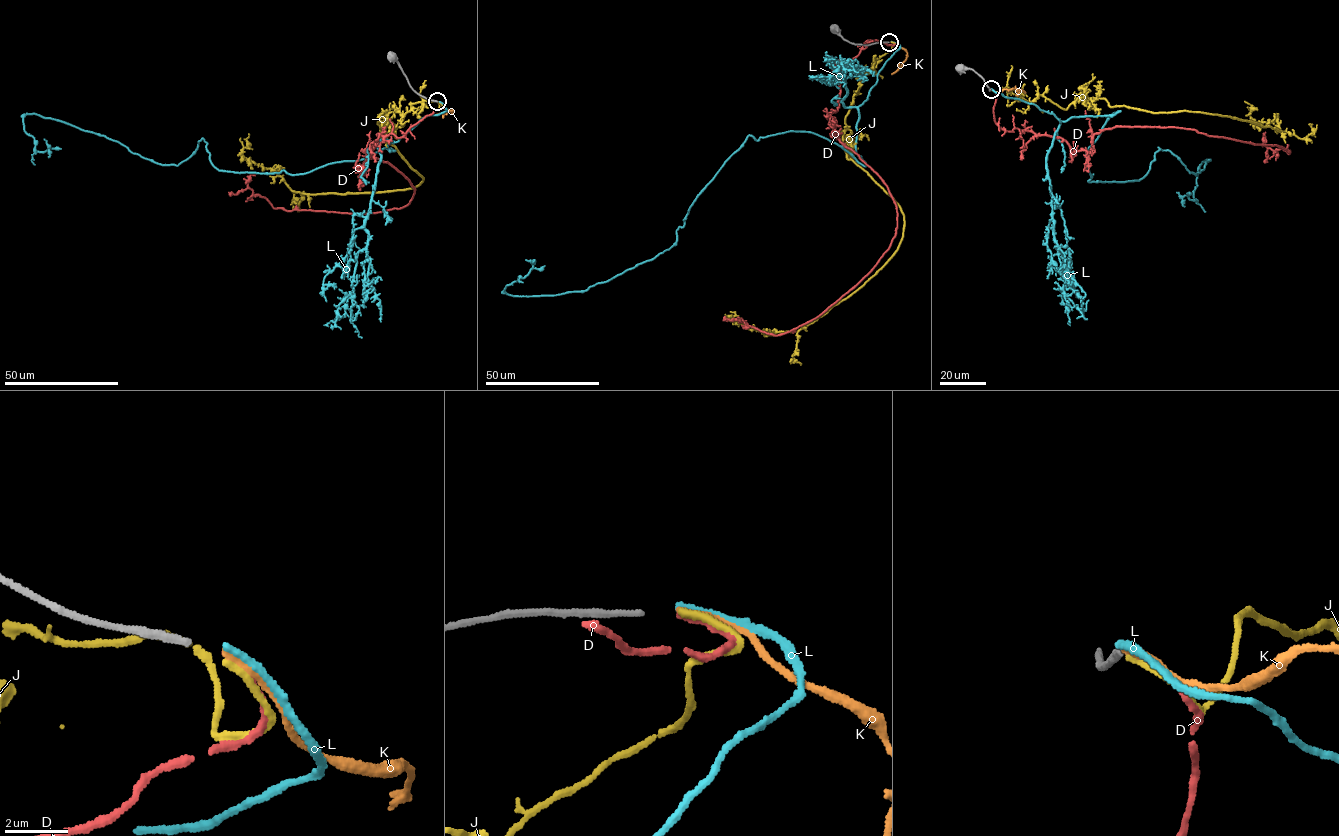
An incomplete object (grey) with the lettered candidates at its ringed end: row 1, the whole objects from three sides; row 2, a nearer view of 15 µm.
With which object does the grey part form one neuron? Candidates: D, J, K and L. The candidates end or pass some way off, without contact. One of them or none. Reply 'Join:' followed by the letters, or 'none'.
Join: K

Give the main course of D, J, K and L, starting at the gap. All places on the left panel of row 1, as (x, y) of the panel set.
D: (439, 102), (359, 167), (379, 159), (409, 181), (402, 208), (230, 196)
J: (439, 103), (378, 122), (423, 178), (413, 188), (293, 191), (244, 158), (249, 133)
K: (439, 101), (453, 111), (434, 115)
L: (439, 101), (393, 151), (302, 174), (221, 171), (203, 138), (162, 165), (27, 114), (48, 156)

